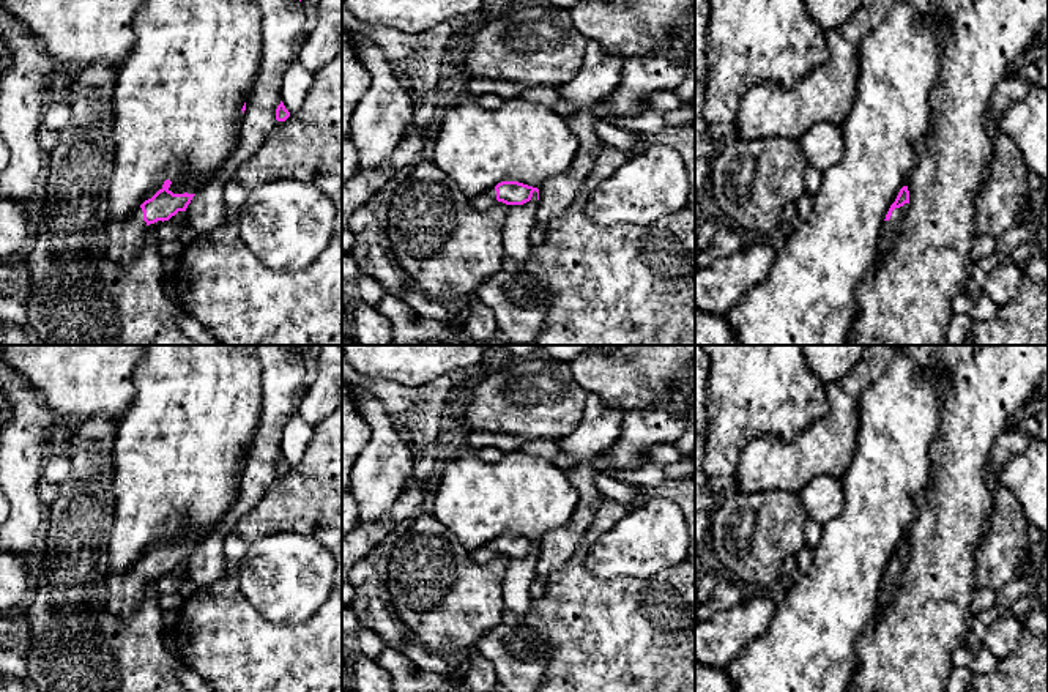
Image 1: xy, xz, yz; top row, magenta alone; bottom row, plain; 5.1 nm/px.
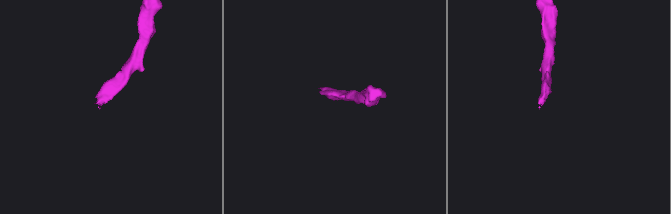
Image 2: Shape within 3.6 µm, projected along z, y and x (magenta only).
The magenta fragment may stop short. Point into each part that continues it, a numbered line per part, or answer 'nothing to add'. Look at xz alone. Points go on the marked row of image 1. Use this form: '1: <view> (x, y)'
1: xz (483, 202)

